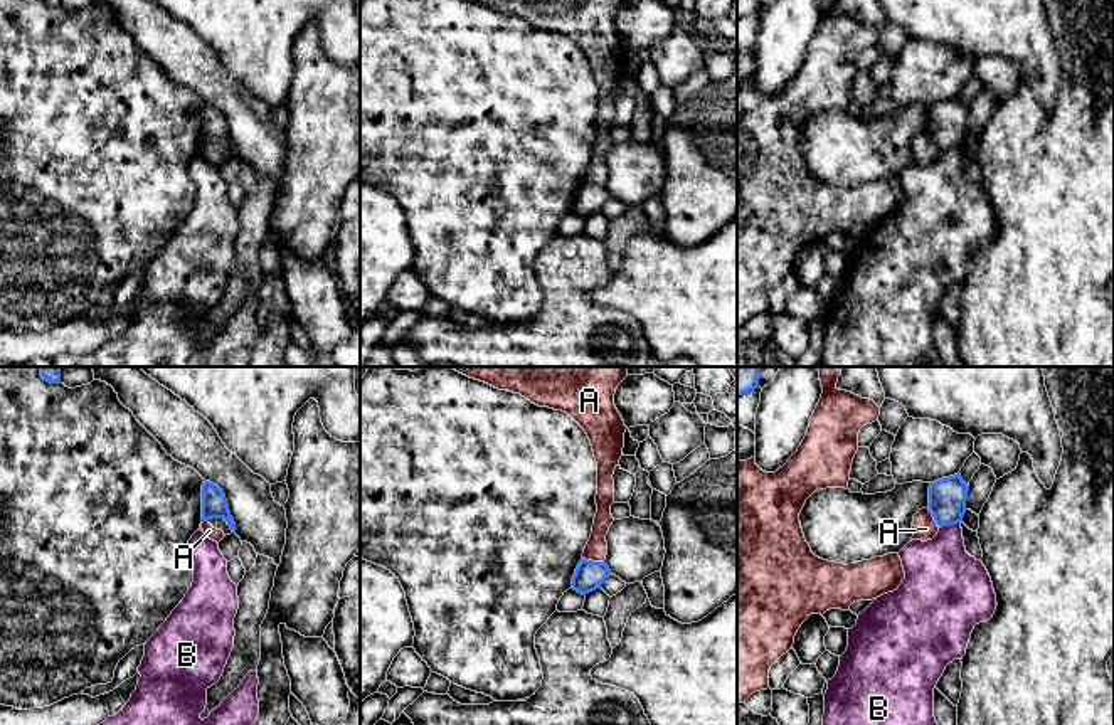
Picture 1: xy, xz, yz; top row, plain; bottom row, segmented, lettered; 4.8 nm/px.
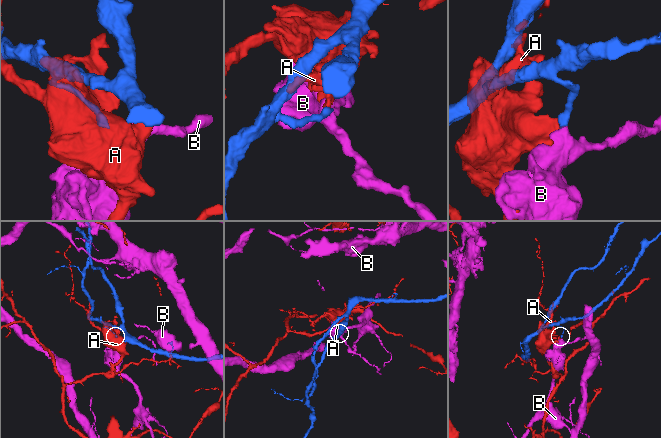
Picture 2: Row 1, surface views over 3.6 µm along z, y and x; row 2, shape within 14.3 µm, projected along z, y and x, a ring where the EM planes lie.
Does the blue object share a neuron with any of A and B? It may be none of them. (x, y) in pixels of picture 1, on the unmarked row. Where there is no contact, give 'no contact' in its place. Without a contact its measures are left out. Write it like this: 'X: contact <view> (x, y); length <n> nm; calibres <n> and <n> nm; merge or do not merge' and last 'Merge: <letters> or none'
A: contact xz (593, 185); length 110 nm; calibres 140 and 100 nm; do not merge
B: contact yz (949, 147); length 100 nm; calibres 180 and 340 nm; do not merge
Merge: none

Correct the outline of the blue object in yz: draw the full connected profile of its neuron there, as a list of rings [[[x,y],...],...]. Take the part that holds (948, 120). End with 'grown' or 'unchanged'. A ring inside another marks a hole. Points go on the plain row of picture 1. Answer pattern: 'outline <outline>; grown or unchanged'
outline [[[959,96],[931,106],[927,131],[941,151],[963,145],[968,114]]]; unchanged

